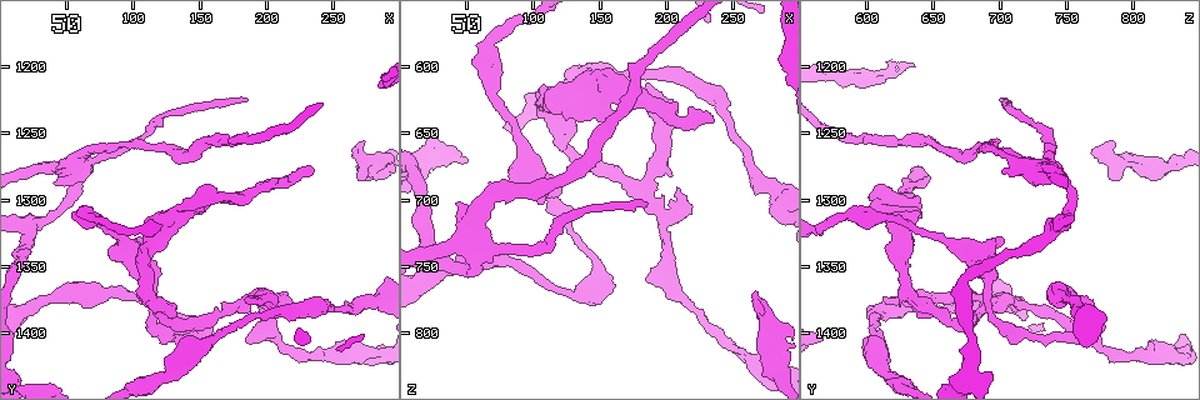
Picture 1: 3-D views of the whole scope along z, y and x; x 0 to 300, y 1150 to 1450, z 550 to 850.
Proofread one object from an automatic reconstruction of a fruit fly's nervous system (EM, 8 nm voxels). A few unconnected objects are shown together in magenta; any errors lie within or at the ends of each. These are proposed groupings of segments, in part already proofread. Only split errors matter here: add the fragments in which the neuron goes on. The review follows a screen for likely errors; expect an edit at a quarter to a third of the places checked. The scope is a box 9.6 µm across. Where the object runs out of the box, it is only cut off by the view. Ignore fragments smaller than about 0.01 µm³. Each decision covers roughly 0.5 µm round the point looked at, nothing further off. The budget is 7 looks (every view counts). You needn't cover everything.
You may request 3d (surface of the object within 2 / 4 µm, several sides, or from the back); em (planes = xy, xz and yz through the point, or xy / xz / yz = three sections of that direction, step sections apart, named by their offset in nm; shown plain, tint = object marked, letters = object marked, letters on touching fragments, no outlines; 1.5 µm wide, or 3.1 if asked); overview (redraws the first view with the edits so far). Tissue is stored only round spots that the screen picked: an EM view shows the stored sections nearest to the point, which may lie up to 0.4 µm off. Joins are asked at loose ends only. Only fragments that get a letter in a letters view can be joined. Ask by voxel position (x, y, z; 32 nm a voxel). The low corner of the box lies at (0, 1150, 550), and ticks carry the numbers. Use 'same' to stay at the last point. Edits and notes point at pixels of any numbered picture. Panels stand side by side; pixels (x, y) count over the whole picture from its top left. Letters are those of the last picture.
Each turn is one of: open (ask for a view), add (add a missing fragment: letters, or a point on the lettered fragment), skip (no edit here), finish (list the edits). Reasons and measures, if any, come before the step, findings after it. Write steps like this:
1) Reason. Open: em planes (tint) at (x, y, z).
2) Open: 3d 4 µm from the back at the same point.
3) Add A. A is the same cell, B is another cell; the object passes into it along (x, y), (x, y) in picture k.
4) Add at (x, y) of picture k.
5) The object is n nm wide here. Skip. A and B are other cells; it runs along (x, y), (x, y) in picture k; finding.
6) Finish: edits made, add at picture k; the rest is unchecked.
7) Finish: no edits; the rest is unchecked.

Branch stops here. Open: em planes (tint) at (266, 1264, 768).

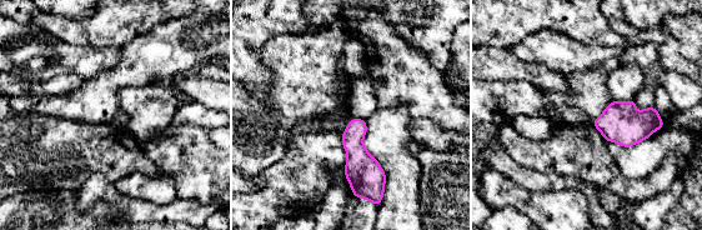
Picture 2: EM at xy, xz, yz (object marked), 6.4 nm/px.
See the neighbours. Open: em planes (letters) at the same point.

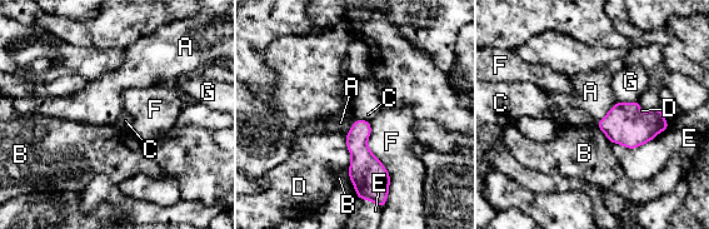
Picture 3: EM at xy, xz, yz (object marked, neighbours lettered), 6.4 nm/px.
The object is 140 nm wide here. Skip. A, B, C, D, E, F and G are other cells; a border runs along (617, 103), (595, 124) in picture 3; none of them fits.

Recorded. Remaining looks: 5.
Branch stops here. Open: em planes (plain) at (188, 1224, 702).

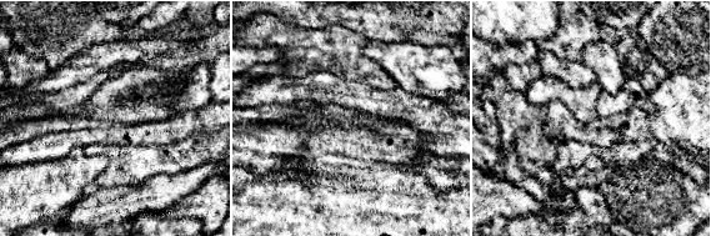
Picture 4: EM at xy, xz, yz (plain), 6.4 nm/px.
Open: em planes (letters) at the same point.

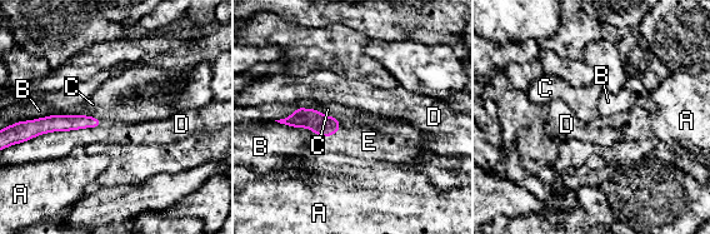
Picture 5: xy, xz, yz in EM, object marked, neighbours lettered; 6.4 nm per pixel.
Add E. E is the same cell, A, B, C and D are other cells; the object passes into it along (324, 125), (334, 133), (369, 142) in picture 5; it goes on there.

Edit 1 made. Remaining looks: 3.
Open: overview.

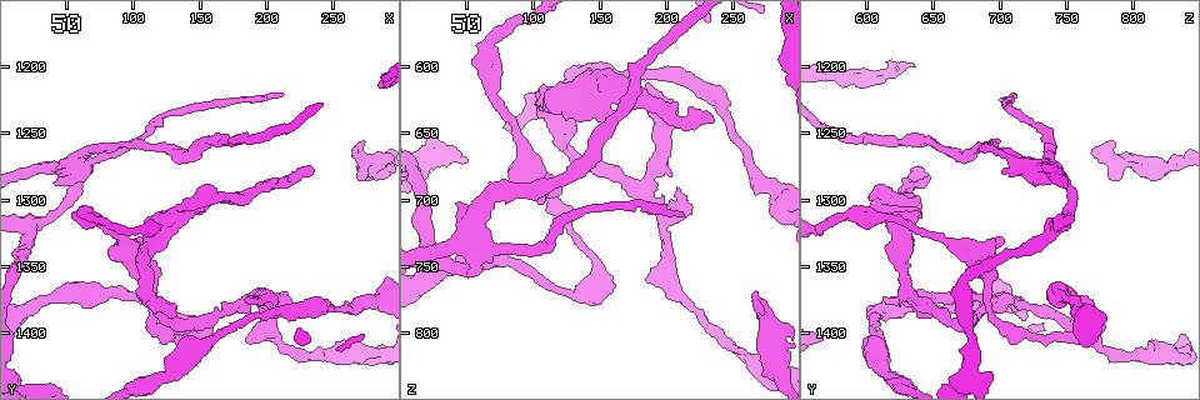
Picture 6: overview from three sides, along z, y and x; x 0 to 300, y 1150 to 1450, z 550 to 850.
Free end. Open: em planes (tint) at (132, 1306, 608).

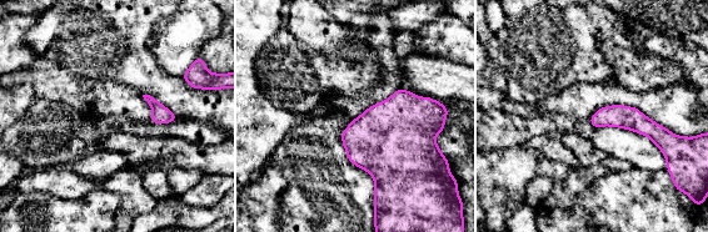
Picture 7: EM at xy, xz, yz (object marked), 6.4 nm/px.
What lies round it. Open: em planes (letters) at the same point.

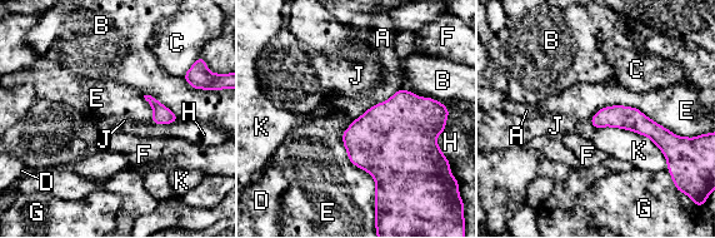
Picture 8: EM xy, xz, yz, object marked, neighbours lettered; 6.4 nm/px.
The object is 140 nm wide here. Skip. A, B, C, D, E, F, G, H, J and K are other cells; a border runs along (400, 89), (343, 133), (374, 203) in picture 8; none of them fits.

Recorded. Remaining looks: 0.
Finish: edits made, add at picture 5; the rest is unchecked.

